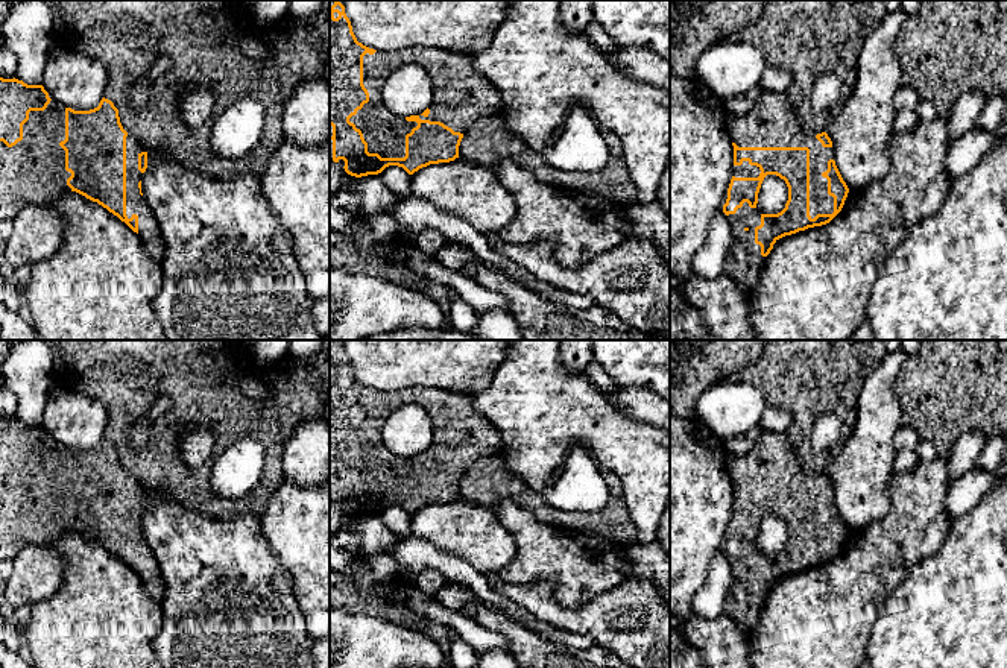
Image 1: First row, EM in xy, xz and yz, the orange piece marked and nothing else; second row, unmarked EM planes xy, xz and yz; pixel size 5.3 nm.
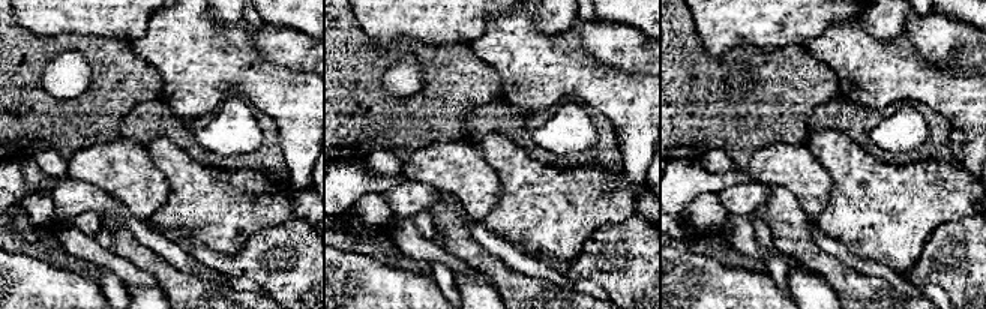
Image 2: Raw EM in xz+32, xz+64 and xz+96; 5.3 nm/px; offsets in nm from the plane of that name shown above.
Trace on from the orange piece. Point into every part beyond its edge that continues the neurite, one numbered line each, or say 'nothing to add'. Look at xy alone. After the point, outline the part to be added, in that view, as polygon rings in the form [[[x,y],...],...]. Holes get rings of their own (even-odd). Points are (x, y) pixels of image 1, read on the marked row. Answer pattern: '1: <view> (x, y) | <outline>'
1: xy (34, 170) | [[[50,100],[44,111],[30,111],[23,124],[23,140],[8,147],[0,141],[0,222],[12,219],[21,208],[33,203],[52,203],[71,191],[65,170],[65,150],[59,146],[65,140],[65,106]]]
2: xy (149, 231) | [[[128,134],[126,137],[126,216],[131,219],[138,216],[138,235],[143,240],[149,255],[163,263],[166,254],[166,244],[146,199],[140,194],[138,182],[141,181],[141,172],[138,170],[138,155],[147,152],[141,143]]]

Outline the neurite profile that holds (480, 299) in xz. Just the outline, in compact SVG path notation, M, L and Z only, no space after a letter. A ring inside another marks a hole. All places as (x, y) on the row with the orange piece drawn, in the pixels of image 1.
M412 246L407 255L409 266L430 279L451 288L474 311L483 313L491 310L509 311L509 302L504 296L494 293L460 270L444 267L434 254L422 252L418 246Z

